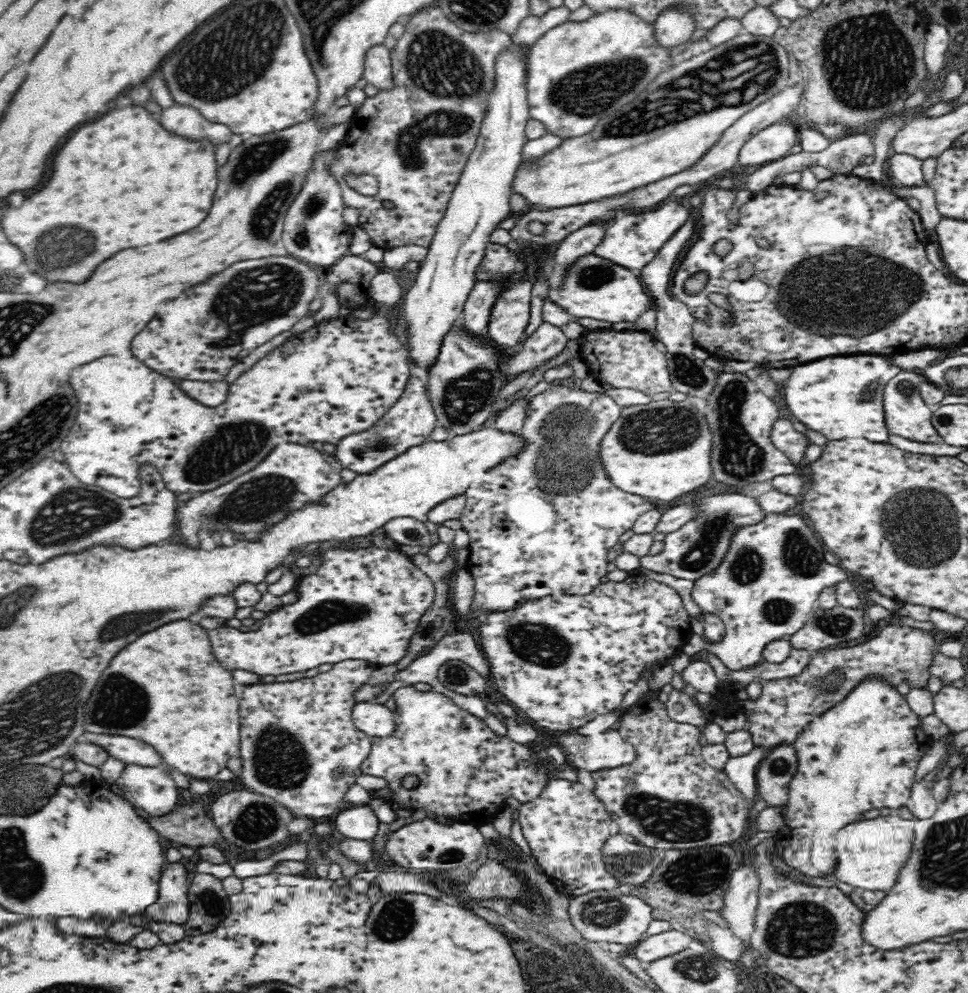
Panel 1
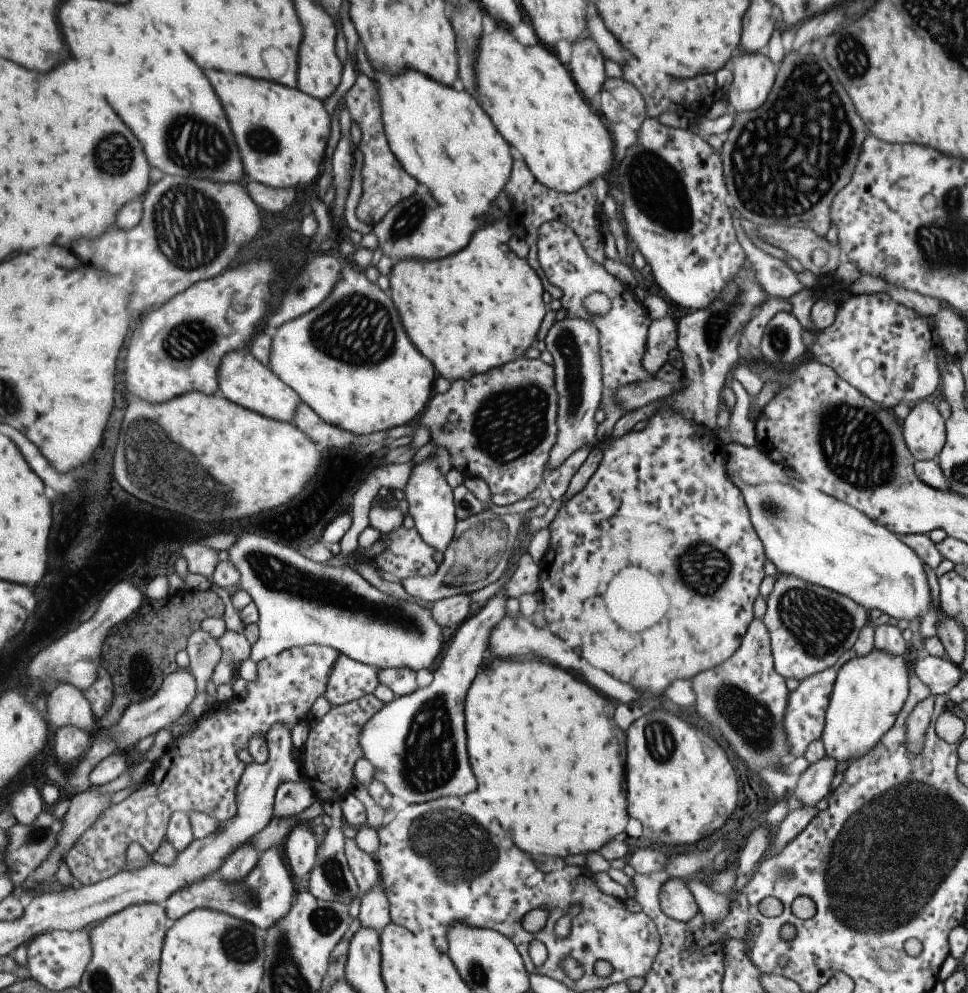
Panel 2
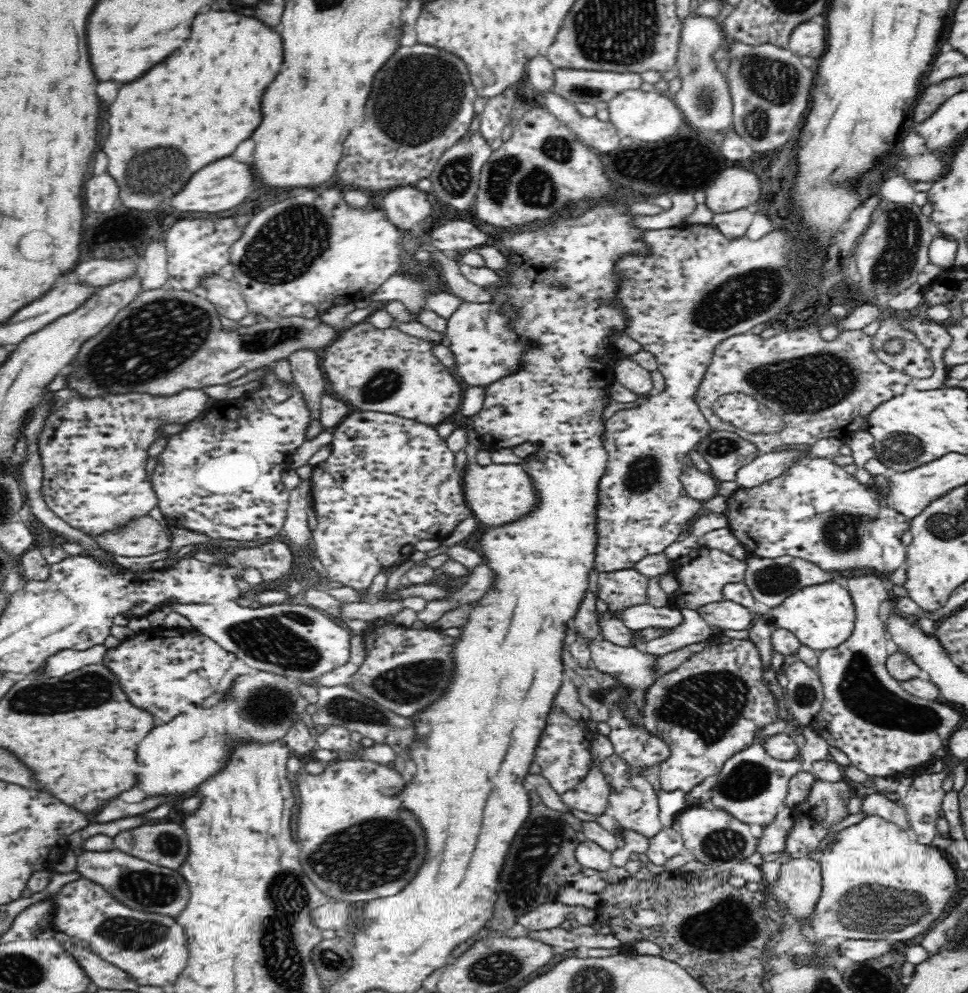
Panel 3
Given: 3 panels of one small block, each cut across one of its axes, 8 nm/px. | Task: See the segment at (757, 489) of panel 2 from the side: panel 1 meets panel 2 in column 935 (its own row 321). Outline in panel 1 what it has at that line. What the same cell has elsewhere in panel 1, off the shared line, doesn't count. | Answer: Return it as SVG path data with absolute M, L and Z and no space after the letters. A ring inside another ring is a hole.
M593 254L578 258L578 262L574 262L567 272L564 287L550 291L548 297L564 306L572 318L594 318L610 323L634 322L652 306L652 297L635 271Z

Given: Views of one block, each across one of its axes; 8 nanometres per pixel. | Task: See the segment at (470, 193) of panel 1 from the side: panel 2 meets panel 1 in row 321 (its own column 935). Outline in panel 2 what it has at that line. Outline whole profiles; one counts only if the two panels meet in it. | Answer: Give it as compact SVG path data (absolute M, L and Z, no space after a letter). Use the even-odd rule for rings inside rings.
M916 401L910 404L909 414L901 420L901 436L915 460L937 457L945 444L945 421L931 402Z

